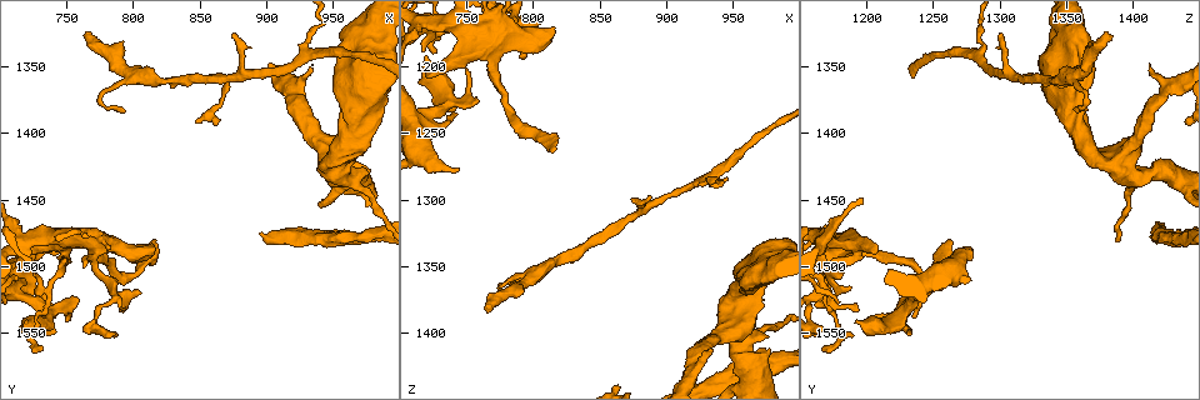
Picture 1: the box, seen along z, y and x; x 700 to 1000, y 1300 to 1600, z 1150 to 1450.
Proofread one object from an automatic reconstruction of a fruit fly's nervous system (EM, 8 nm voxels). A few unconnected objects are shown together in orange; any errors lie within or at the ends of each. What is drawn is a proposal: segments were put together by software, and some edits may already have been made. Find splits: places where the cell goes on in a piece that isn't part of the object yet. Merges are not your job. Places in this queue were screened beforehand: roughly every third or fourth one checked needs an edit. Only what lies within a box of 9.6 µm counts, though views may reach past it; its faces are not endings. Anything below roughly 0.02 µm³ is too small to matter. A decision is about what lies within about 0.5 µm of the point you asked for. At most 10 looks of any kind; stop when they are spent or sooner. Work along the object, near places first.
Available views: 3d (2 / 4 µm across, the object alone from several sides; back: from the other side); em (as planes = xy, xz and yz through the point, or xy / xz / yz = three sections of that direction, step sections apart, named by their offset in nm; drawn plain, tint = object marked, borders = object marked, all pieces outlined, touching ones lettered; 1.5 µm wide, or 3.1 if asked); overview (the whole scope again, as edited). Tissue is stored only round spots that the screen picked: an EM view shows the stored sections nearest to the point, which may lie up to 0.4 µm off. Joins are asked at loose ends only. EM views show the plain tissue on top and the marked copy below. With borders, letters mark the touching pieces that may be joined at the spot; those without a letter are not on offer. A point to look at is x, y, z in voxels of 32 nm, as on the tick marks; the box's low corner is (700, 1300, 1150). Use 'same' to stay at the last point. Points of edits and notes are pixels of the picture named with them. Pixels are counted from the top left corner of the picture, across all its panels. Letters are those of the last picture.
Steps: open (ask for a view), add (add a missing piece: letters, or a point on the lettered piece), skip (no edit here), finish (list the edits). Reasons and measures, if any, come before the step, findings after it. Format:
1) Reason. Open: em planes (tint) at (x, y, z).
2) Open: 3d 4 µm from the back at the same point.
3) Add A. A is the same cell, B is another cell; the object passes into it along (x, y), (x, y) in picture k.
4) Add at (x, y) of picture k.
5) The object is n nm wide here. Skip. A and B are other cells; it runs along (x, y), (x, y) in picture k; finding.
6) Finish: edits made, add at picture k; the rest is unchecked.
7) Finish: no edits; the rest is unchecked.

Branch stops here. Open: em planes (tint) at (766, 1322, 1380).

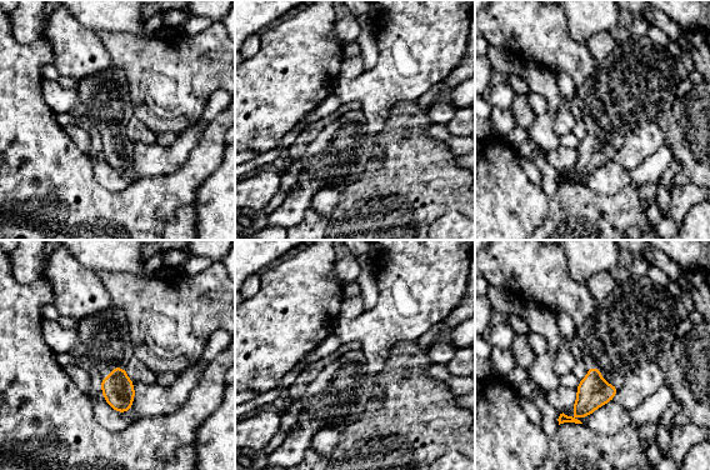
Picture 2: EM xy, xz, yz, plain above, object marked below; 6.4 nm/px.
Open: em planes (borders) at the same point.

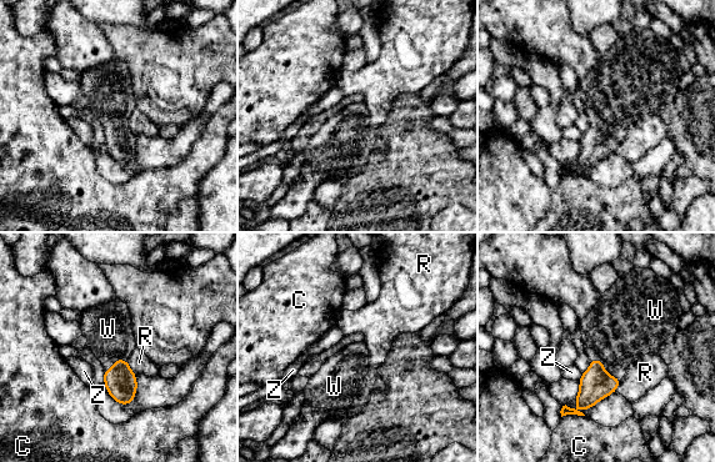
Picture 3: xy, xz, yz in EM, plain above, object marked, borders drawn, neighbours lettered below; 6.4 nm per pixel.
The object is 140 nm wide here. Add W. W is the same cell, C, R and Z are other cells; the object passes into it along (595, 383), (603, 368), (608, 336) in picture 3; the cell continues.

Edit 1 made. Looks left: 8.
An open end. Open: em planes (borders) at (934, 1354, 1412).

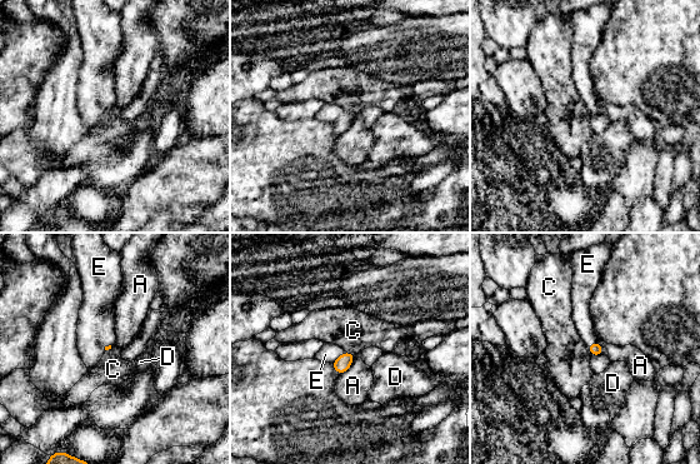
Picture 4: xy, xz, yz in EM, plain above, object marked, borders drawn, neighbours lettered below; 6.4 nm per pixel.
Add E. E is the same cell, A, C and D are other cells; the cell continues.

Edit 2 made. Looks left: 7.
Open: overview.

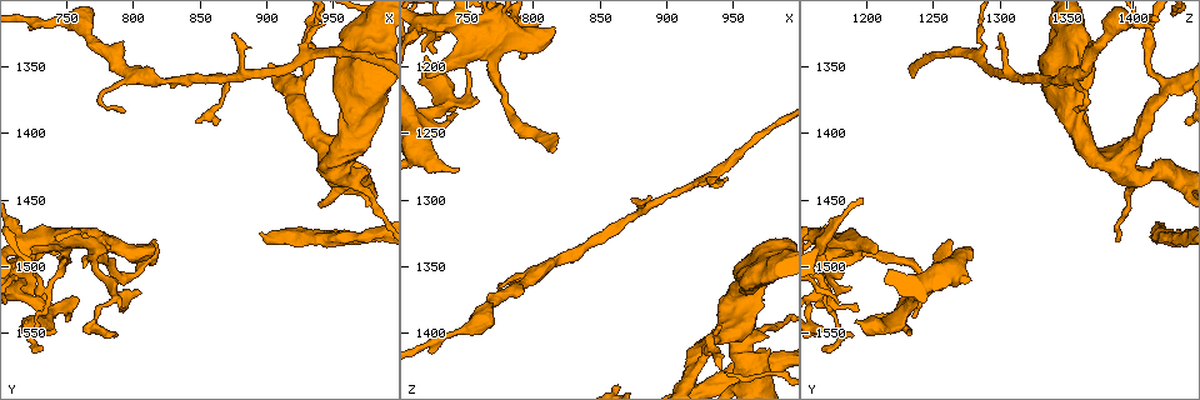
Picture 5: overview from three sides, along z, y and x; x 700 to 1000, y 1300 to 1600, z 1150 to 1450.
Free end. Open: 3d 4 µm at (972, 1474, 1414).

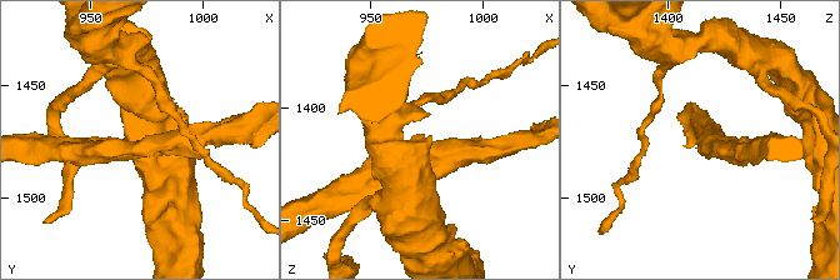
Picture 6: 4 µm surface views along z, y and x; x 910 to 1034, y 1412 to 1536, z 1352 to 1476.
Now the EM. Open: em xz step 4 (borders) at (974, 1476, 1414).

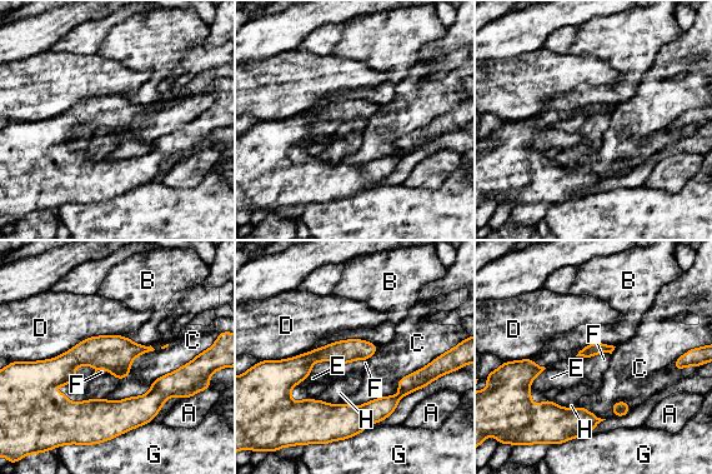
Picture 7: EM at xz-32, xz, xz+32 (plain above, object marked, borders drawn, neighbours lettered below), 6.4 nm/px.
Cut it another way. Open: em planes (borders) at the same point.

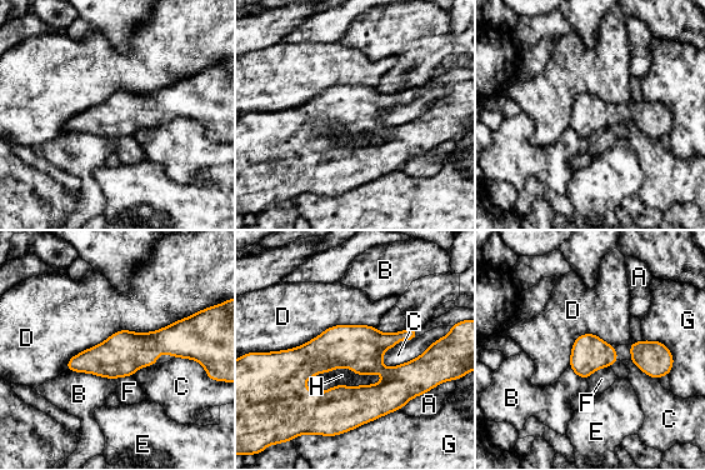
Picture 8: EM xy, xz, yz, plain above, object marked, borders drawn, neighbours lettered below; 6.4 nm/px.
Skip. A, B, C, D, E, F, G and H are other cells; no lettered piece goes on from it.

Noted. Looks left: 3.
Branch stops here. Open: em xz step 4 (borders) at (760, 1524, 1224).

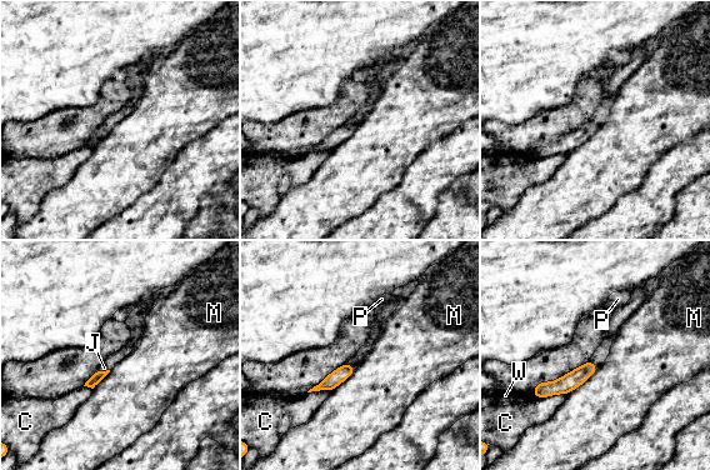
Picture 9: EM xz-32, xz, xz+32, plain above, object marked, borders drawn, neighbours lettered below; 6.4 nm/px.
Cut it another way. Open: em planes (borders) at the same point.

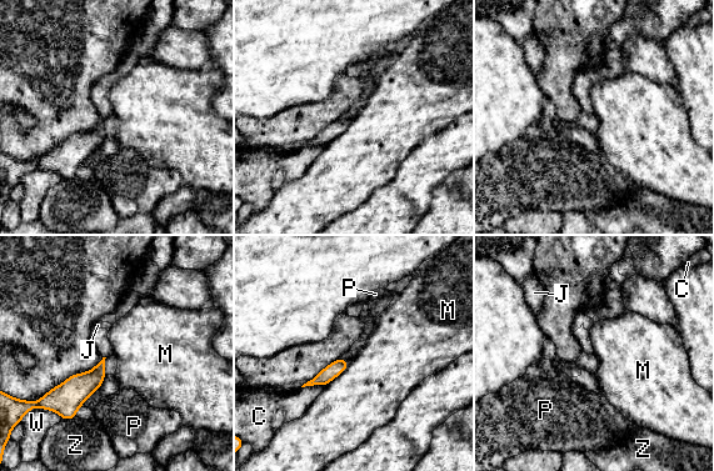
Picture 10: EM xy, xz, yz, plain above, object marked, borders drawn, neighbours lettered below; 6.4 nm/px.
Skip. C, J, M, P, W and Z are other cells; a border runs along (349, 361), (348, 366), (324, 386) in picture 10; no lettered piece goes on from it.

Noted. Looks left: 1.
Finish: edits made, add at picture 3, add at picture 4; the rest is unchecked.

